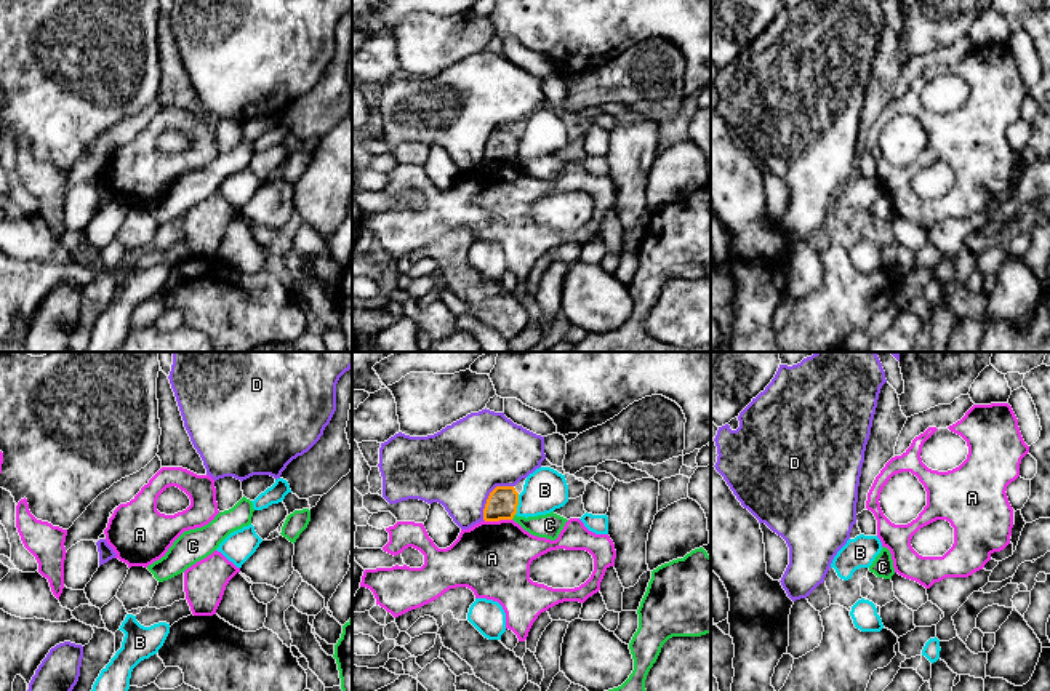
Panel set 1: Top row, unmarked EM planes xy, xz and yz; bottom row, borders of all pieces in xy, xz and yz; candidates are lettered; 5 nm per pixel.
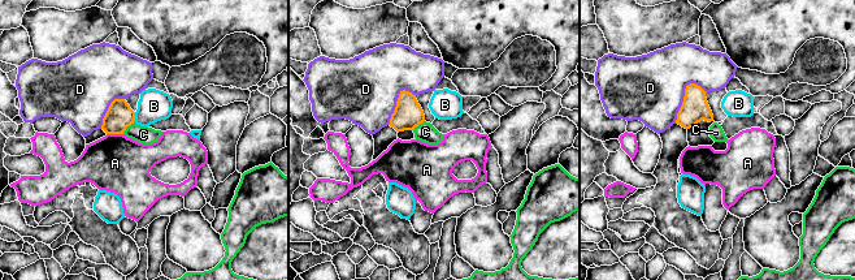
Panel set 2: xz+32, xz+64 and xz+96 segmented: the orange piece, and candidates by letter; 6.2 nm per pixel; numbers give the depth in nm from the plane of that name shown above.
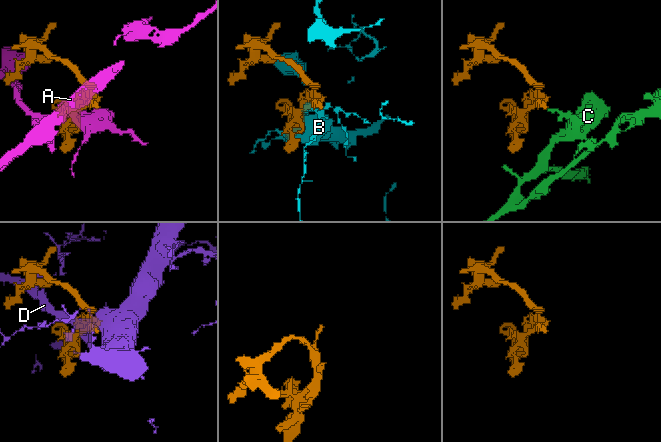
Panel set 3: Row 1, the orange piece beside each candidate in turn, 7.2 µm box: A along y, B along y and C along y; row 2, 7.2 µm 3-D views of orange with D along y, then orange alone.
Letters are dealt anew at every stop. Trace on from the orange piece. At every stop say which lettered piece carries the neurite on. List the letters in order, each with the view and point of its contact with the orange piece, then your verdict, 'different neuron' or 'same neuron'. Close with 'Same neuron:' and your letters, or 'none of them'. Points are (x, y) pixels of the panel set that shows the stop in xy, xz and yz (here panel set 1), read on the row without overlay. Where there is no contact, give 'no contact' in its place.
A: contact xz (498, 162); different neuron
B: contact xz (517, 146); different neuron
C: contact xz (512, 159); different neuron
D: contact xz (490, 136); different neuron
Same neuron: none of them

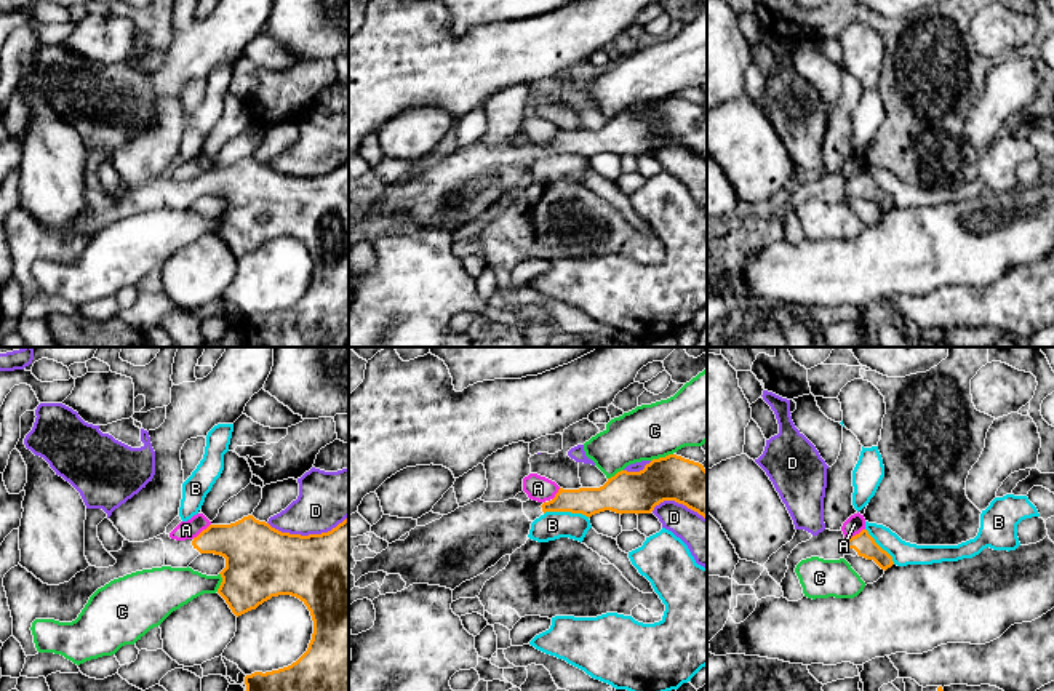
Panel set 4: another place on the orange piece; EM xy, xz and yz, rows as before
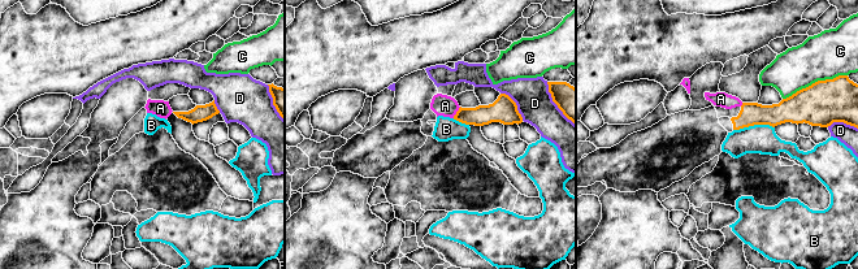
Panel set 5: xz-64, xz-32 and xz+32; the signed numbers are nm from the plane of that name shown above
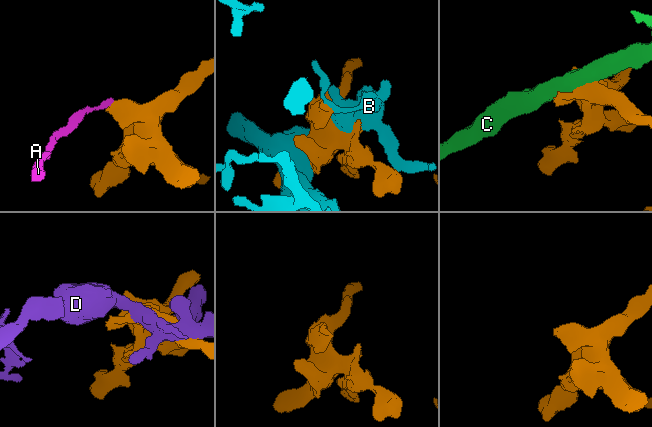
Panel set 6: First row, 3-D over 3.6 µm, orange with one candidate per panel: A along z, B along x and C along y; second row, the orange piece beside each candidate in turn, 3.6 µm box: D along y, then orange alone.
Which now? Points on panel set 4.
A: contact yz (856, 176); different neuron
B: contact xz (566, 152); different neuron
C: contact xz (661, 99); different neuron
D: contact xy (309, 176); different neuron
Same neuron: none of them

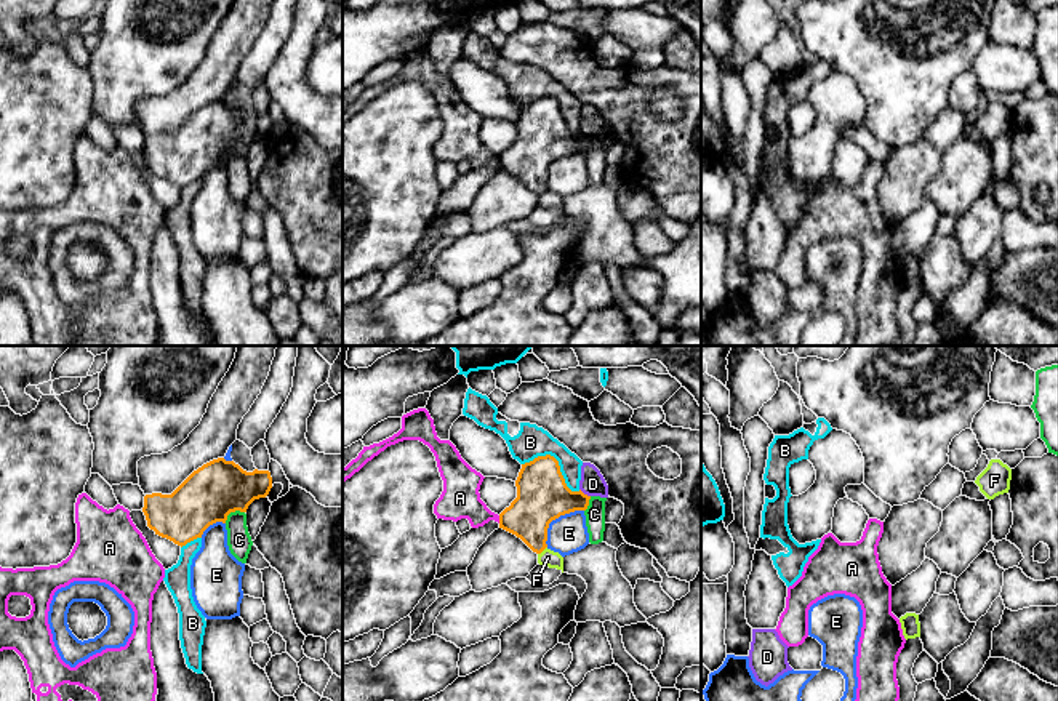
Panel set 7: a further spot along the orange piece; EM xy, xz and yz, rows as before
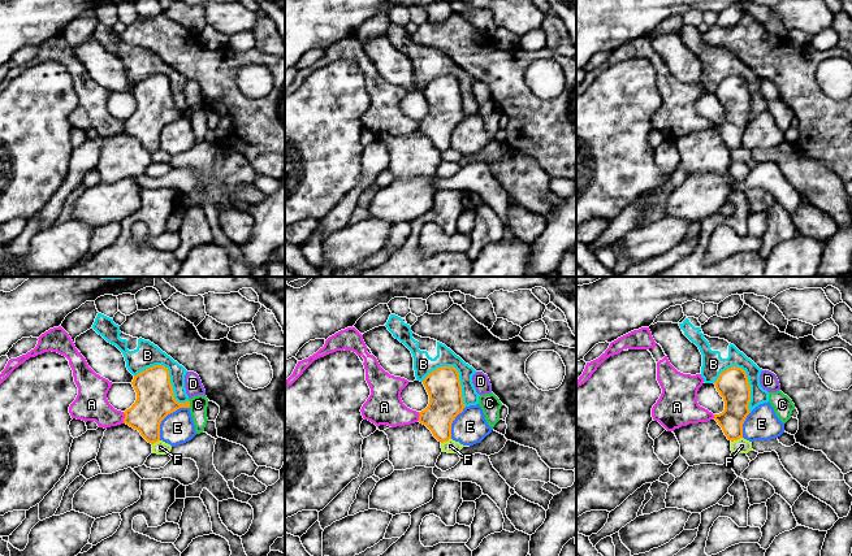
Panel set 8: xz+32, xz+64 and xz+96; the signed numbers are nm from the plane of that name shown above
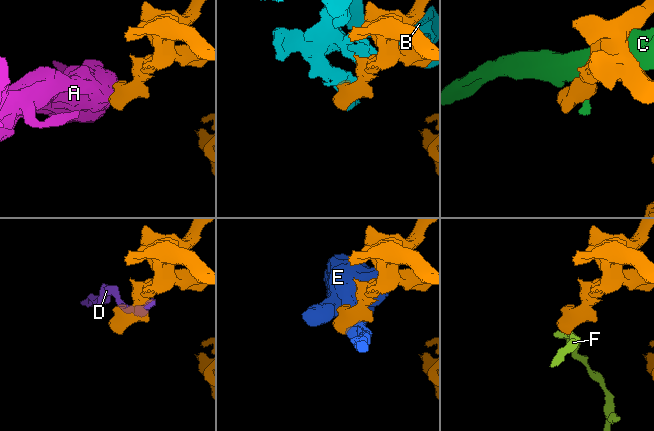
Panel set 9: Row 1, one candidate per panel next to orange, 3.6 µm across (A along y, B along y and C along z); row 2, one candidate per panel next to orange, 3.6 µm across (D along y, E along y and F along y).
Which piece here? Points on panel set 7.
A: contact xz (500, 160); different neuron
B: contact xz (557, 104); different neuron
C: contact xy (232, 152); different neuron
D: contact xz (583, 135); different neuron
E: contact xz (554, 160); different neuron
F: contact xz (541, 192); different neuron
Same neuron: none of them

